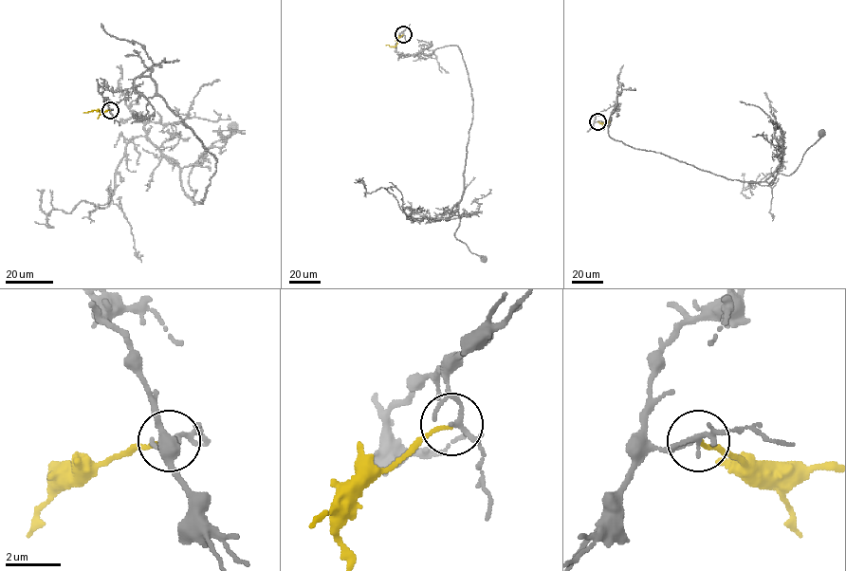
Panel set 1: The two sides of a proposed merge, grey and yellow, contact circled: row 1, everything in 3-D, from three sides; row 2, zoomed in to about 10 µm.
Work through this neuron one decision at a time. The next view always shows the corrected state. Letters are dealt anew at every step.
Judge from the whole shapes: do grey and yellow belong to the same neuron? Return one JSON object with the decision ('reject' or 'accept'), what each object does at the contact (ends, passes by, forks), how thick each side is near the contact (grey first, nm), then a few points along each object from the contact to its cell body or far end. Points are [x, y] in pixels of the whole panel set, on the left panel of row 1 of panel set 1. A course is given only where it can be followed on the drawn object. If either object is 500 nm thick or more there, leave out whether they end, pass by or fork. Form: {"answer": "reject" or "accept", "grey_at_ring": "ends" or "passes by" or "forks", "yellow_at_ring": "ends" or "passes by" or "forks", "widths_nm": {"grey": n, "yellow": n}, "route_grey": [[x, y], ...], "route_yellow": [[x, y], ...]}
{"answer": "reject", "grey_at_ring": "passes by", "yellow_at_ring": "ends", "widths_nm": {"grey": 150, "yellow": 110}, "route_grey": [[110, 110], [100, 85], [113, 92], [137, 78], [155, 82], [216, 158], [194, 205], [189, 174], [231, 127]], "route_yellow": [[110, 110], [83, 113]]}

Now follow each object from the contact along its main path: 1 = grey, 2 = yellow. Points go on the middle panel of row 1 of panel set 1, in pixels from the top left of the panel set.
1: (403, 35), (395, 45), (399, 56), (449, 46), (461, 53), (472, 119), (454, 236), (483, 258)
2: (403, 35), (395, 46), (386, 46)

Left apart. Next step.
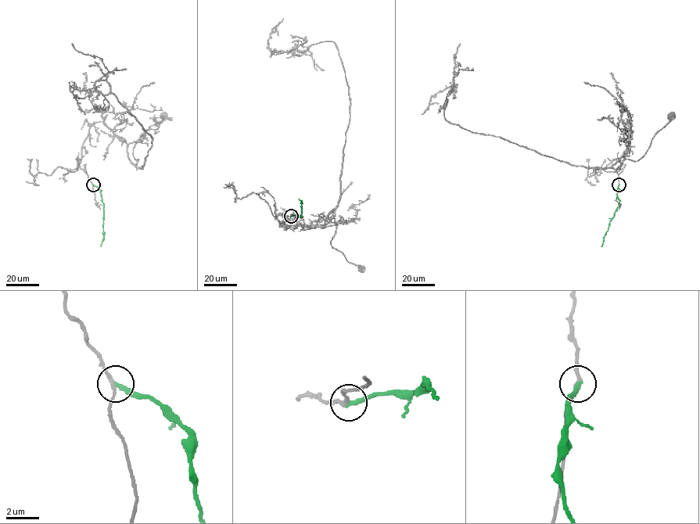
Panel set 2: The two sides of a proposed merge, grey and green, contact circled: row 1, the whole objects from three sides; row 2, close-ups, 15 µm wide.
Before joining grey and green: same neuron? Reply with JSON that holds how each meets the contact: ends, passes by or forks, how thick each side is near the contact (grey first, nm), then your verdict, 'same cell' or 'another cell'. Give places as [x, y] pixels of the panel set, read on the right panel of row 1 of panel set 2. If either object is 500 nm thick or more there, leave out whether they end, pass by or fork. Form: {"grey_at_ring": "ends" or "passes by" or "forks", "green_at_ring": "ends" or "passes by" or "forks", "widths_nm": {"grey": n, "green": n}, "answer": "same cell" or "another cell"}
{"grey_at_ring": "passes by", "green_at_ring": "ends", "widths_nm": {"grey": 200, "green": 300}, "answer": "another cell"}

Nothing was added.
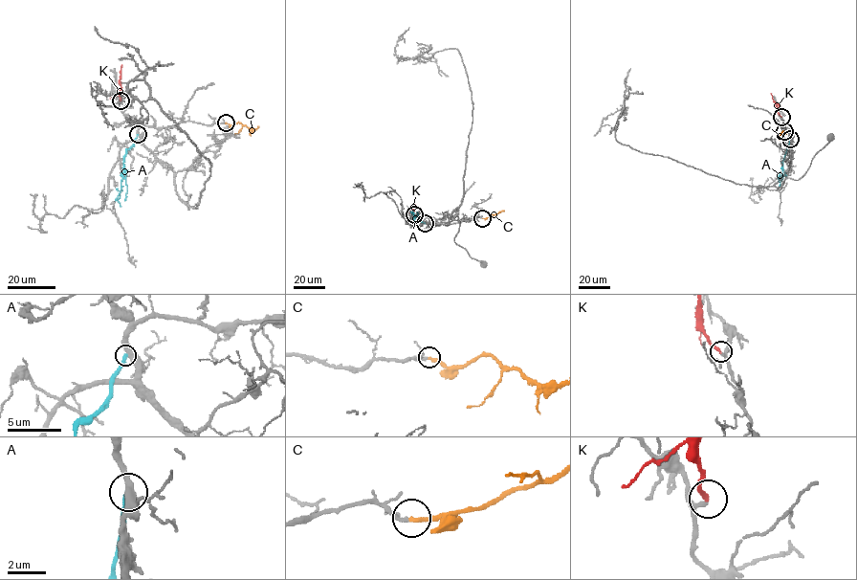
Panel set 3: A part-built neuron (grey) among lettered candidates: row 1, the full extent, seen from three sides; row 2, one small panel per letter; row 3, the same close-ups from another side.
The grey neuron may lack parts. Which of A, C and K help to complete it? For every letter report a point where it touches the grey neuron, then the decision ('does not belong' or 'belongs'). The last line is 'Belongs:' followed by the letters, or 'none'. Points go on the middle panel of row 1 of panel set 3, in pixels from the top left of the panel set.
A: contact (425, 223); does not belong
C: contact (482, 218); belongs
K: contact (414, 214); does not belong
Belongs: C

